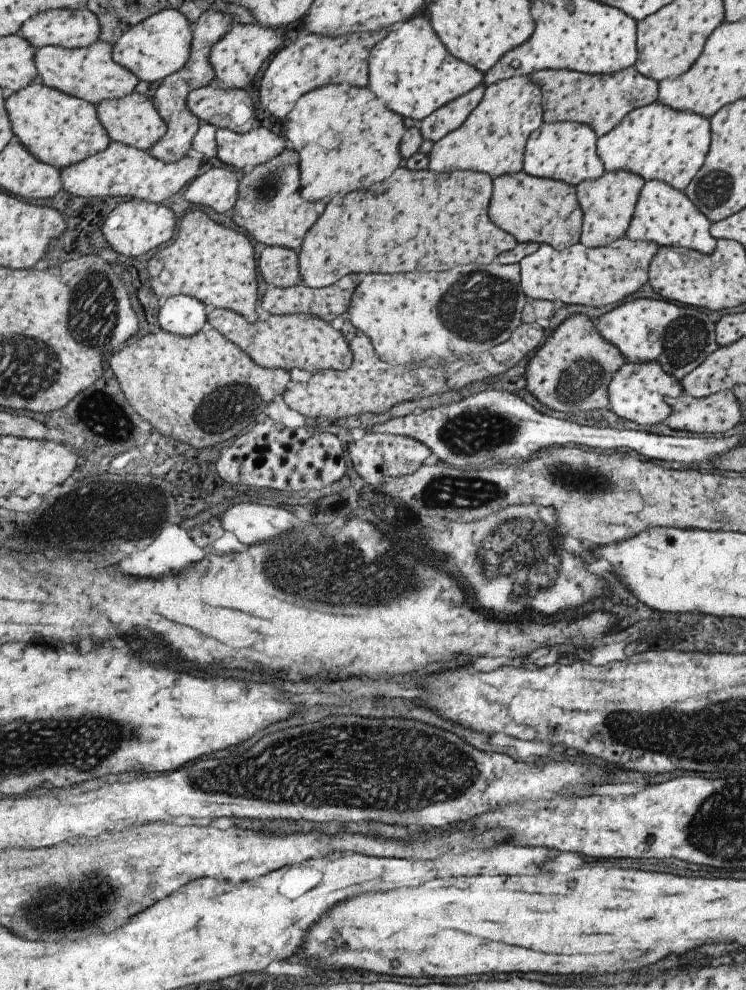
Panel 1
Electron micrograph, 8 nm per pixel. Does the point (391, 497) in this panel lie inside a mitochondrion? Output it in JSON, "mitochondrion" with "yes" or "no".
{"mitochondrion":"no"}

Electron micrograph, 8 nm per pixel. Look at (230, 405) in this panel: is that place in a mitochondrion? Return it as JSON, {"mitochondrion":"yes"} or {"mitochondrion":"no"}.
{"mitochondrion":"yes"}

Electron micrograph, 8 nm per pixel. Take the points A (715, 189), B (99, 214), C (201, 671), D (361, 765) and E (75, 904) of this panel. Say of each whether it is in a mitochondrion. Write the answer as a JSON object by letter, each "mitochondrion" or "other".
{"A":"mitochondrion","B":"other","C":"other","D":"mitochondrion","E":"mitochondrion"}

